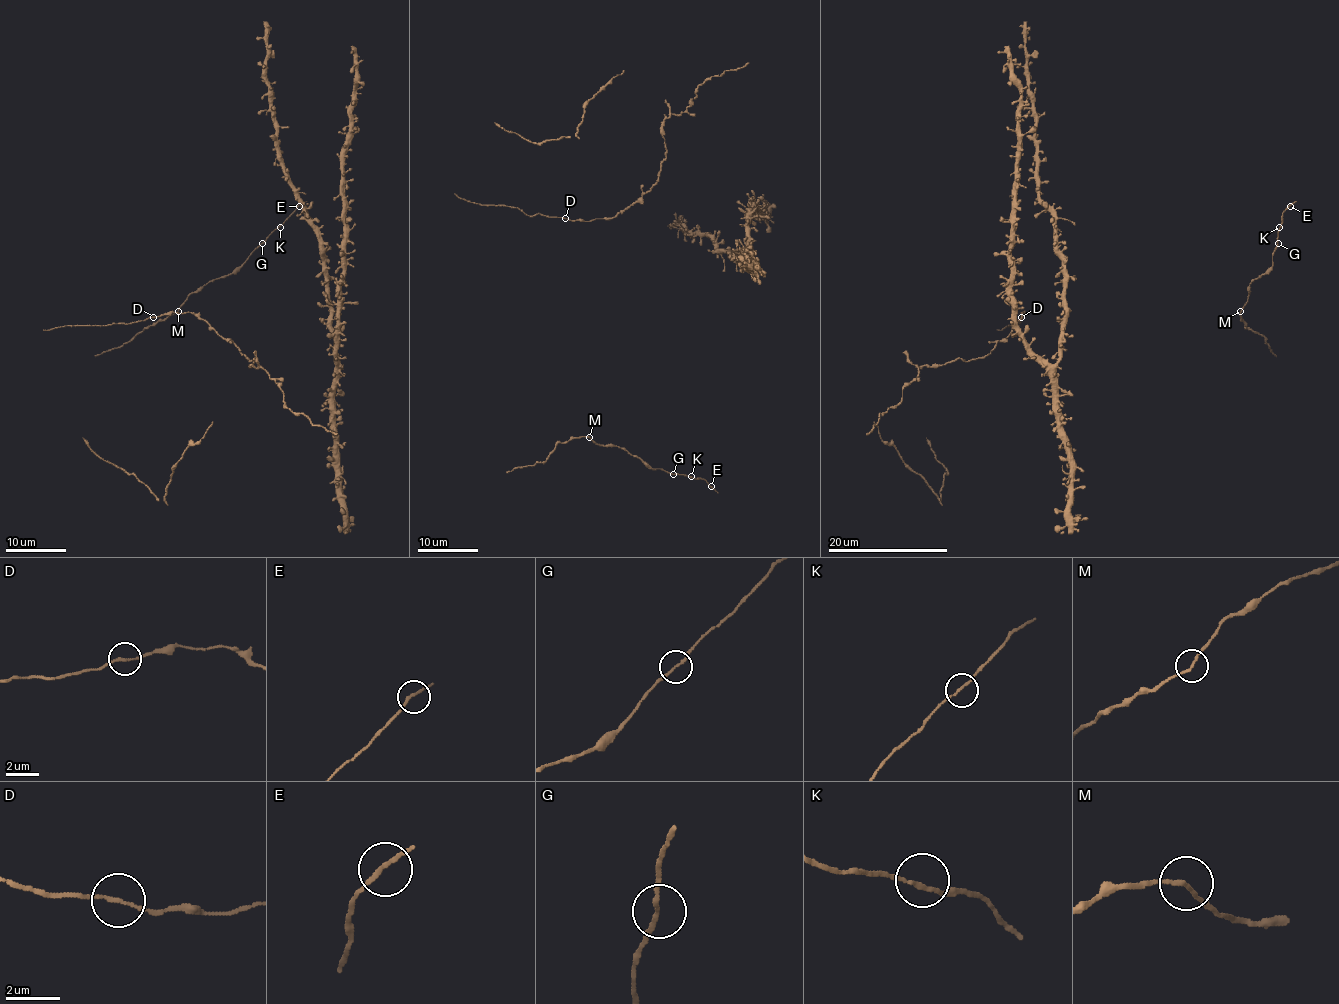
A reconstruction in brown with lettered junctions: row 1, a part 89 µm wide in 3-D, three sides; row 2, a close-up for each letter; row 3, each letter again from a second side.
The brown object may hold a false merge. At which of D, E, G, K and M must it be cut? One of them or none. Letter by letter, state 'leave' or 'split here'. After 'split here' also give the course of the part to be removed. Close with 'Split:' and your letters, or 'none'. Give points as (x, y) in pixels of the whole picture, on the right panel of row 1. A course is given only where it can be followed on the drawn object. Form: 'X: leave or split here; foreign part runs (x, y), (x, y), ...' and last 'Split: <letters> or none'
D: leave
E: leave
G: leave
K: leave
M: leave
Split: none

